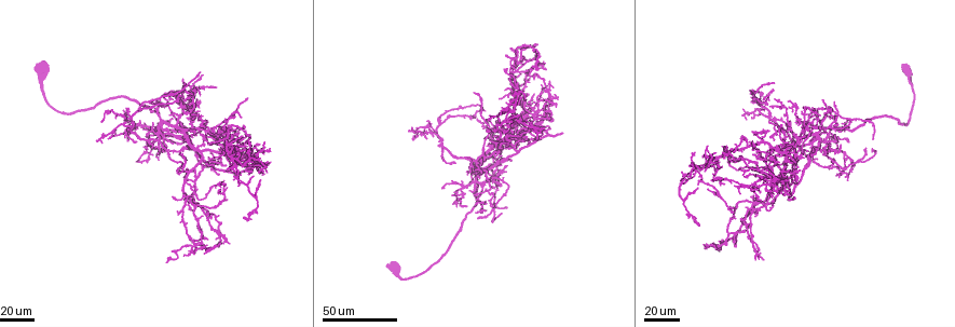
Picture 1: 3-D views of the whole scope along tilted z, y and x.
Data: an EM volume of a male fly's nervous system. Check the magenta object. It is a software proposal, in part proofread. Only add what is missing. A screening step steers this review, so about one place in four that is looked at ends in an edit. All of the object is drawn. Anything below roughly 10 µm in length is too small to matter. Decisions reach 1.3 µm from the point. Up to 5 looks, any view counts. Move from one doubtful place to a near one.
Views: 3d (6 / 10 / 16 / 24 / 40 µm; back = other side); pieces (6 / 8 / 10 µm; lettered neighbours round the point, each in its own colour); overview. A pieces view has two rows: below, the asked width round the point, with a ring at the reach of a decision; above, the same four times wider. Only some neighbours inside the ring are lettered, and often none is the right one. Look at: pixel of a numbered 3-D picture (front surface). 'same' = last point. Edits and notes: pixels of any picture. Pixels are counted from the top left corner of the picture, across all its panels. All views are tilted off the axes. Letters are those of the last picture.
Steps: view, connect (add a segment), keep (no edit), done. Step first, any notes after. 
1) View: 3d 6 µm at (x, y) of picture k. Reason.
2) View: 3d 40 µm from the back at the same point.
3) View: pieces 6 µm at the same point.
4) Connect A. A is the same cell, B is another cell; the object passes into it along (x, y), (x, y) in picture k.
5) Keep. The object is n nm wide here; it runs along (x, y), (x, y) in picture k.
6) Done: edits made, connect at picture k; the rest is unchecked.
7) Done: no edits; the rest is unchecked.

View: 3d 24 µm at (777, 163) of picture 1.

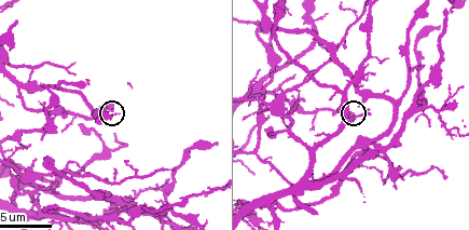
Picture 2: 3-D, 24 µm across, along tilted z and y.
View: 3d 10 µm at (114, 104) of picture 2.

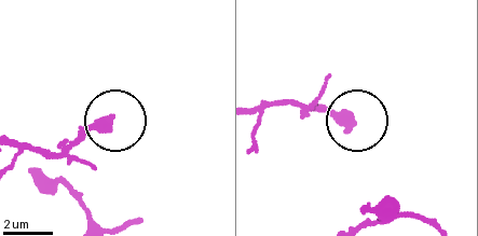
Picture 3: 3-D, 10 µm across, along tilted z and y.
View: pieces 8 µm at (109, 118) of picture 3.

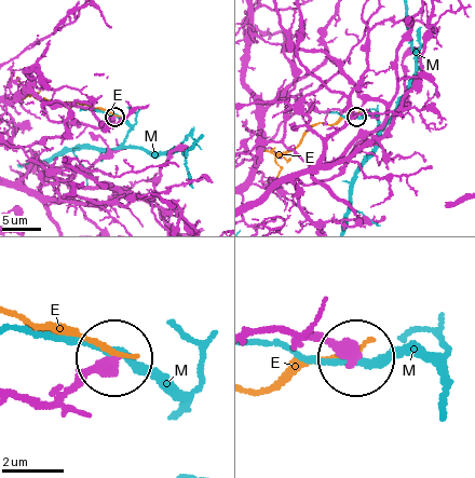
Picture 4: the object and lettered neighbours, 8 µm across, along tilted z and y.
Keep. E and M are other cells; it runs along (256, 330), (315, 335), (353, 357) in picture 4; none of them fits.

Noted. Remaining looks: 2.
View: 3d 40 µm at (794, 198) of picture 1. An open end.

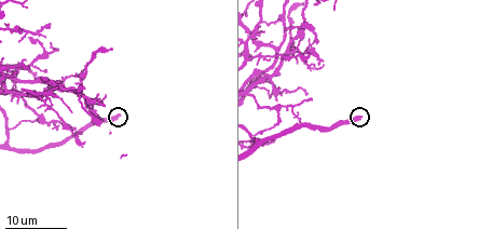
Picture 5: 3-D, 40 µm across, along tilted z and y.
View: pieces 10 µm at (117, 113) of picture 5.

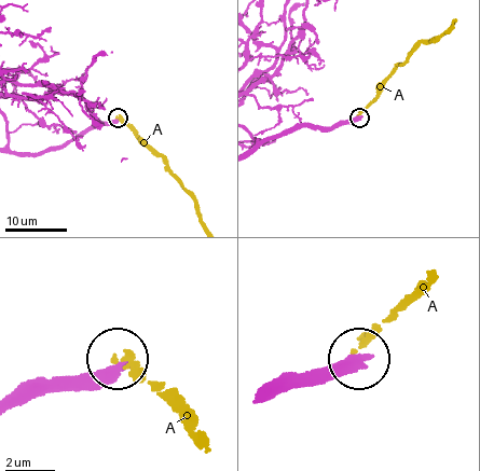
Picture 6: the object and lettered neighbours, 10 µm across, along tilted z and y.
Keep. A is another cell; it runs along (30, 153), (58, 149), (119, 118) in picture 6; none of them fits.

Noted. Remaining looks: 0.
Done: no edits; the rest is unchecked.

